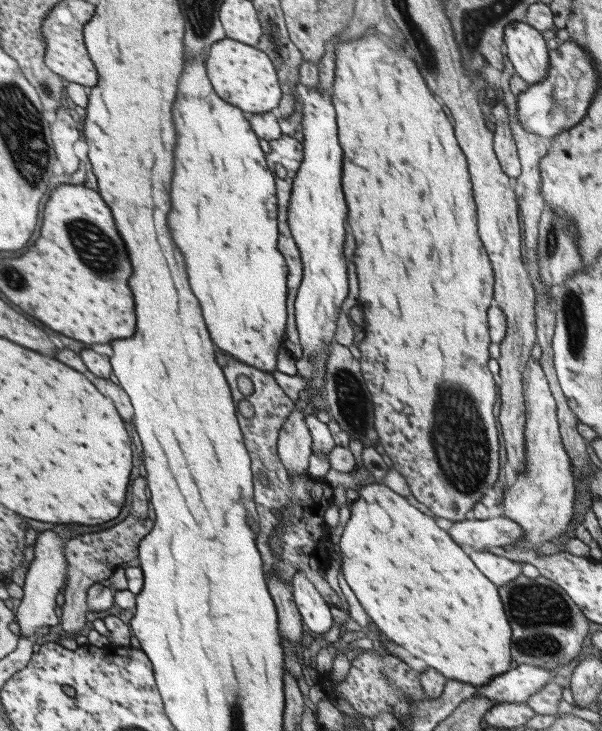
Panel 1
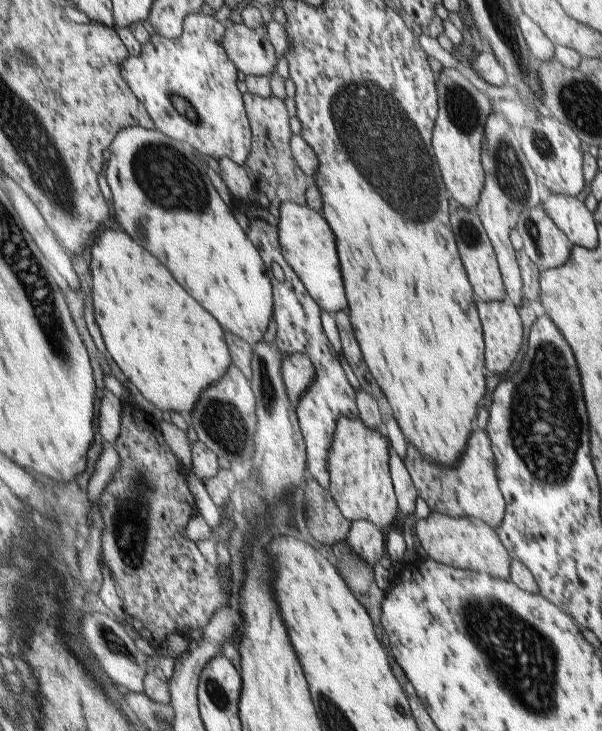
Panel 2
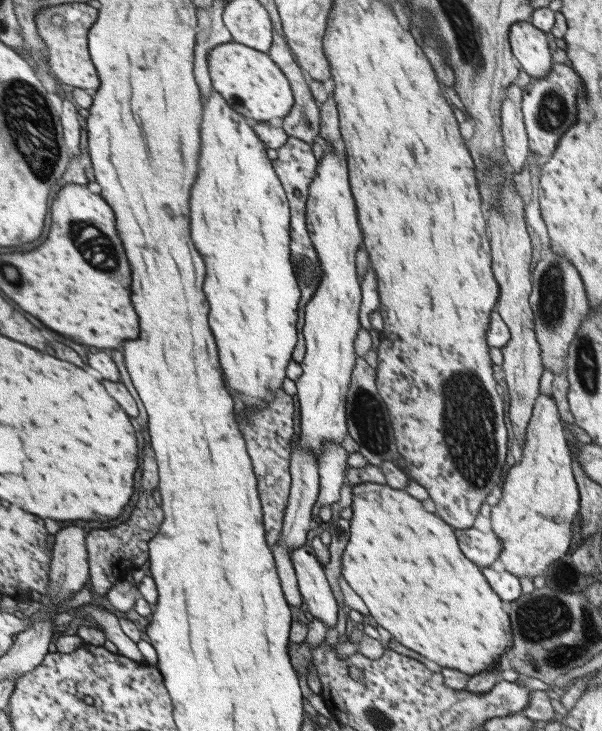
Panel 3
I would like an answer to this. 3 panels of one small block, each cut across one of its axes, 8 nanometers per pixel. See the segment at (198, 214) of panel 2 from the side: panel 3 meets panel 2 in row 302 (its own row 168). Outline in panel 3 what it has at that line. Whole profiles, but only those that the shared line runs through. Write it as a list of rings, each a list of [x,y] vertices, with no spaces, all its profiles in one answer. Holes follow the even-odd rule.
[[[216,90],[209,98],[203,96],[203,102],[202,157],[199,158],[199,176],[192,190],[190,217],[193,218],[191,220],[191,232],[193,232],[195,244],[207,263],[205,291],[210,302],[210,325],[218,342],[222,368],[226,372],[227,387],[238,403],[238,411],[245,409],[245,406],[246,408],[266,408],[271,401],[275,401],[278,391],[283,388],[283,382],[287,379],[287,366],[294,358],[295,346],[297,346],[300,339],[298,322],[302,288],[299,284],[298,275],[295,274],[292,261],[292,210],[286,187],[283,186],[281,179],[278,177],[274,162],[267,156],[268,146],[263,142],[263,139],[259,138],[253,123],[250,123],[250,120],[242,114],[239,114],[226,101],[226,98]]]

